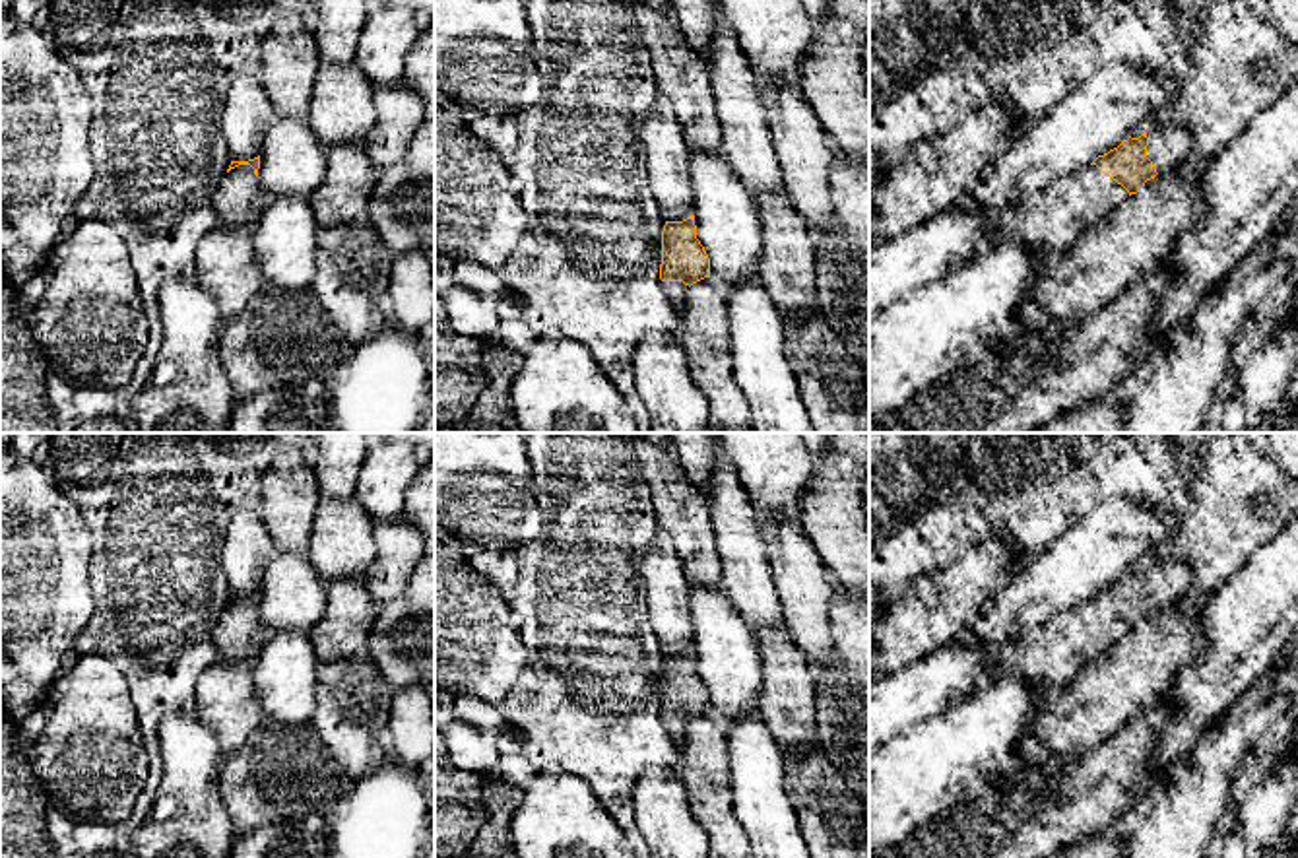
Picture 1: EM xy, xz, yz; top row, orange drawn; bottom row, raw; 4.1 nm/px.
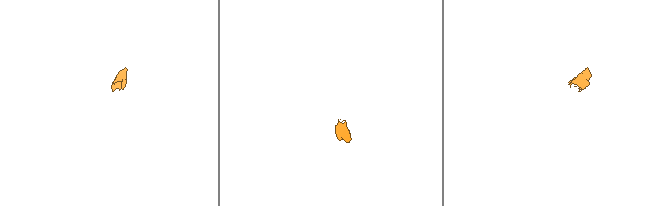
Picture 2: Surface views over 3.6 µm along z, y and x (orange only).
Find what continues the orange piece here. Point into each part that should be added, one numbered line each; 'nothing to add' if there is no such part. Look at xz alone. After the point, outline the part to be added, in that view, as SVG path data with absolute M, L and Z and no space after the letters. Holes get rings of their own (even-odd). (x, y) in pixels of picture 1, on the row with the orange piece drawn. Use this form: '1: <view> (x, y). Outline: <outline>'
1: xz (676, 292). Outline: M662 281L662 289L665 297L669 299L671 307L683 313L685 303L687 303L689 285L685 285L683 281Z

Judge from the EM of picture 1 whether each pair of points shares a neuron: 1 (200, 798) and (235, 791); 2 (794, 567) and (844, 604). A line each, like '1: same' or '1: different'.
1: different
2: different

